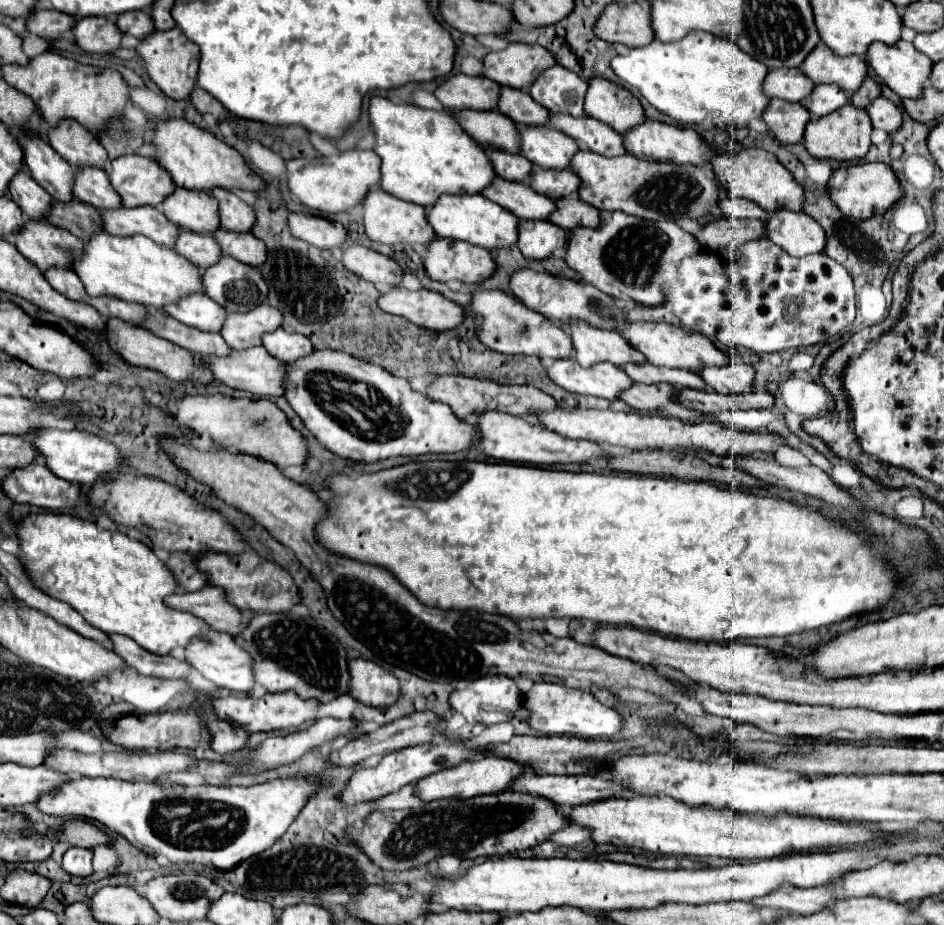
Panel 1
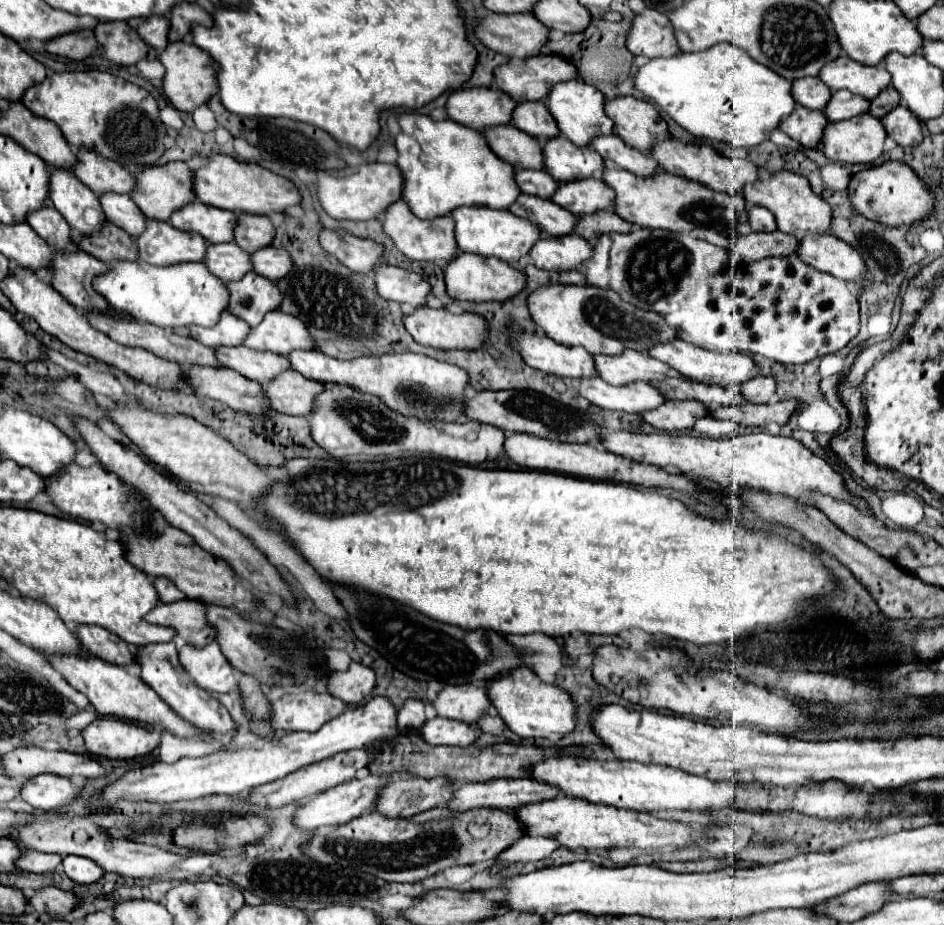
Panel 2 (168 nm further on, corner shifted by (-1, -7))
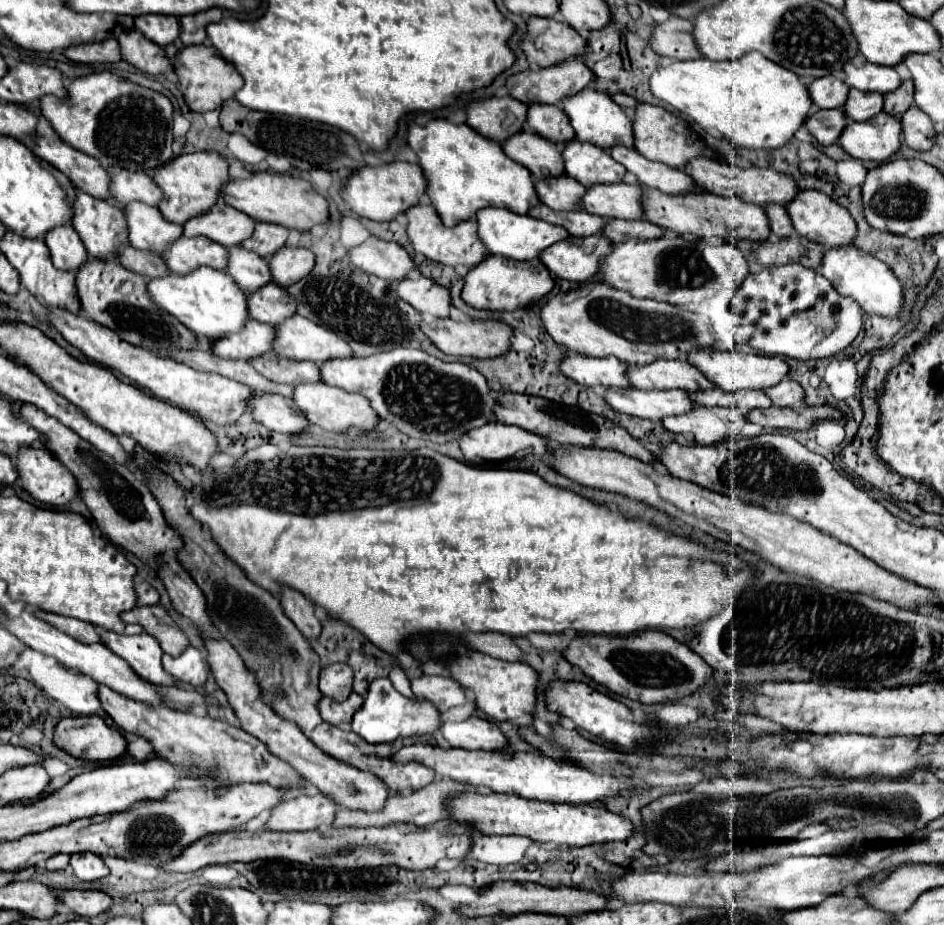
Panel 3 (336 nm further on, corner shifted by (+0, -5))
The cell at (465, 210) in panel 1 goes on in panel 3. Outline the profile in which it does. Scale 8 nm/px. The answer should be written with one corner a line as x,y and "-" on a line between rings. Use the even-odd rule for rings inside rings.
498,207
480,209
476,213
476,219
478,219
478,235
484,241
488,253
504,255
504,257
514,259
514,261
532,261
546,247
570,237
566,233
566,229
562,229
560,225
554,225
554,223
548,223
542,219
534,219
530,215
516,215
508,209
498,209

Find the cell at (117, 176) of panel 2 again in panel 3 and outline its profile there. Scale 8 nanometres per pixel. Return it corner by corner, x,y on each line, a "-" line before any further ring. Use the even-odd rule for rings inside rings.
122,169
118,175
112,175
110,193
120,205
128,205
130,201
158,205
158,201
164,197
152,177
148,177
146,173
132,173
126,169

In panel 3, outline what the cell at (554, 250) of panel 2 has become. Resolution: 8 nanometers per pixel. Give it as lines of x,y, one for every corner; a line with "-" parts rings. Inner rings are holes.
592,235
586,239
568,239
554,243
540,253
540,261
558,279
582,283
598,275
602,257
614,249
612,241
602,235

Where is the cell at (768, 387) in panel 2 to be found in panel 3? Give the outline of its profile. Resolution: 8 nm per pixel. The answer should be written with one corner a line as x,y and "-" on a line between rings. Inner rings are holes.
786,379
770,389
764,391
770,399
772,399
772,405
776,407
800,407
804,405
804,389
792,381
792,379

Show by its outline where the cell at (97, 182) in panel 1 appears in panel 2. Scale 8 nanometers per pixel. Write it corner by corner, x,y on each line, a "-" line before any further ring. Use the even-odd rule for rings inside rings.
101,193
99,195
101,209
105,213
105,219
127,231
129,235
139,235
145,229
145,217
135,207
129,195
119,195
119,193

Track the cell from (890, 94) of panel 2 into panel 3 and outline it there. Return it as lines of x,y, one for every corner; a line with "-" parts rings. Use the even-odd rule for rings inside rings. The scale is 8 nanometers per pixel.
904,81
896,91
888,93
884,99
884,111
888,115
902,115
914,103
914,85
912,81

